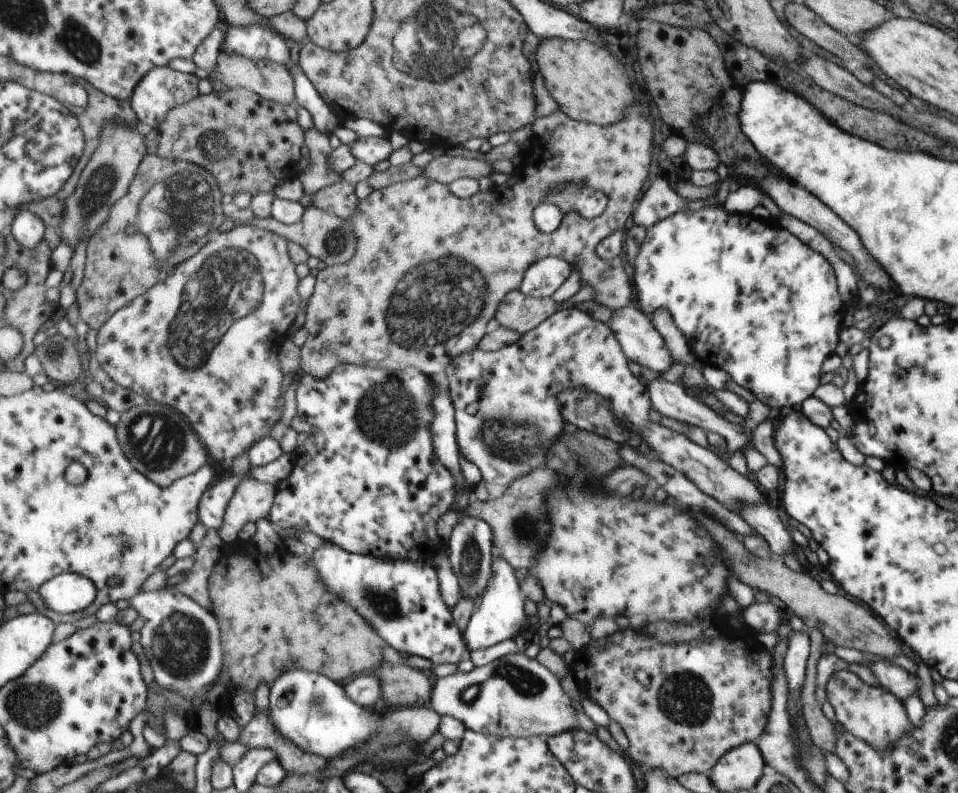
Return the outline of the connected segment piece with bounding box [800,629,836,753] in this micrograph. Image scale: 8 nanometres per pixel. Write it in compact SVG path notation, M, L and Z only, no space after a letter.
M810 629L810 653L806 660L806 675L800 690L800 712L806 724L808 735L817 750L834 752L836 725L832 724L821 711L815 699L815 676L818 660L822 657L825 639L817 629Z

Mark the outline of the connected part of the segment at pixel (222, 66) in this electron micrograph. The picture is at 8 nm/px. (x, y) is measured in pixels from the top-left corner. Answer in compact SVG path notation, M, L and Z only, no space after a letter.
M225 49L220 52L217 66L209 71L209 79L220 81L229 88L247 87L257 92L259 96L282 105L293 104L296 97L295 77L287 65L272 60L250 59L239 53L228 53Z

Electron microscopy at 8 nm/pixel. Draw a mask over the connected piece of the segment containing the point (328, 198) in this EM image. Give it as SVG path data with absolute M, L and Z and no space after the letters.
M343 180L322 188L314 194L314 206L328 210L341 218L350 219L358 211L360 200L355 194L355 185Z

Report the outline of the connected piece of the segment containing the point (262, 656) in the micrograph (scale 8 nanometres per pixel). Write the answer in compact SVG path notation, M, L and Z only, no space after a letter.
M279 548L266 556L259 554L257 558L251 558L232 550L229 556L223 555L215 565L208 589L213 606L211 614L219 622L221 650L224 652L219 676L225 681L224 690L219 696L219 707L224 713L234 710L233 701L237 695L242 692L253 695L263 682L271 688L287 671L308 670L344 683L355 674L375 672L384 662L381 658L383 650L389 646L388 642L351 603L328 589L310 556L311 552L308 551L303 555L295 555L286 548Z

